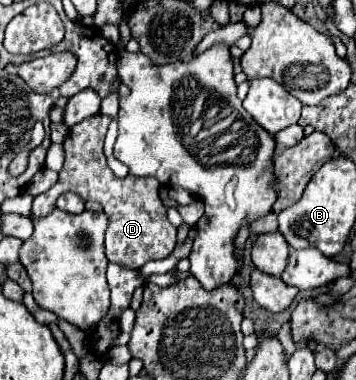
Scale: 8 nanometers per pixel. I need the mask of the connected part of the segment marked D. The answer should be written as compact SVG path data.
M95 114L93 118L85 118L83 122L79 122L77 126L71 128L71 132L65 140L65 166L59 172L59 180L55 186L51 186L47 192L39 194L33 200L31 214L33 214L33 218L43 218L45 214L51 214L55 210L55 198L59 194L65 194L65 192L75 192L83 200L99 202L103 206L105 214L109 216L109 228L105 232L105 250L107 250L109 262L115 262L115 264L121 264L125 268L135 270L149 260L163 260L173 252L173 248L175 248L175 226L167 220L165 206L159 198L159 182L155 178L137 178L137 176L117 178L111 172L111 168L107 166L107 158L103 154L103 140L105 140L105 134L107 134L111 120L113 120L111 116Z

